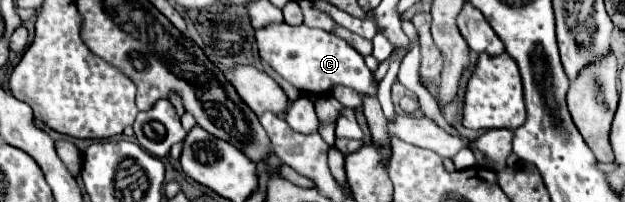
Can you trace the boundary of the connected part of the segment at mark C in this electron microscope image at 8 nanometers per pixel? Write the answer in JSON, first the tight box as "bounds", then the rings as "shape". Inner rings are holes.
{"bounds":[255,23,377,97],"shape":[[[269,23],[261,29],[255,29],[255,39],[261,59],[303,93],[327,95],[335,85],[351,87],[363,97],[377,93],[377,83],[373,79],[373,73],[367,69],[363,57],[335,33],[309,29],[307,25]]]}

